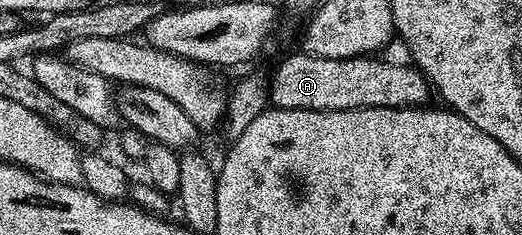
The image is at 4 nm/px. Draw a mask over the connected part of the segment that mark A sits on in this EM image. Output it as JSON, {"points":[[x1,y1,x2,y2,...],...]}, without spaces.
{"points":[[298,53,299,55,291,55,288,59,283,59,279,63,279,68,275,72,270,72,269,88,270,102,275,107,287,107,289,109,305,109,308,113,312,111,348,111,349,109,361,109,362,107,417,107,428,102,427,91,429,95,429,84,427,78,420,73,418,67,414,65,406,65,402,67,399,63,382,63,379,57,356,57,354,59,326,59,325,57,317,57,306,53]]}

